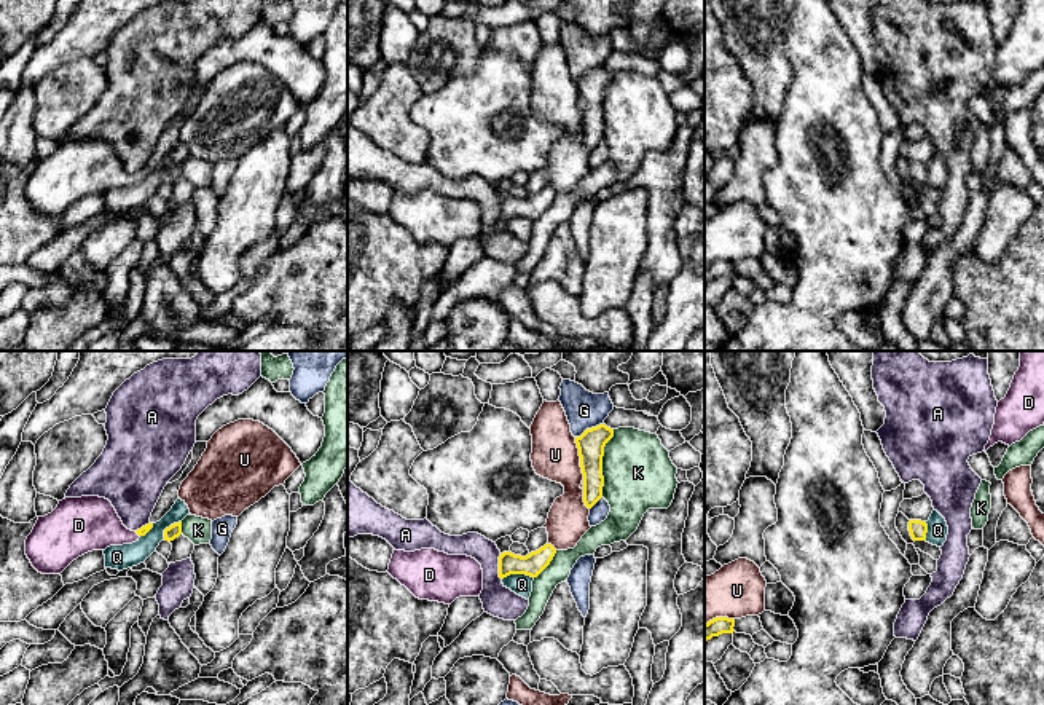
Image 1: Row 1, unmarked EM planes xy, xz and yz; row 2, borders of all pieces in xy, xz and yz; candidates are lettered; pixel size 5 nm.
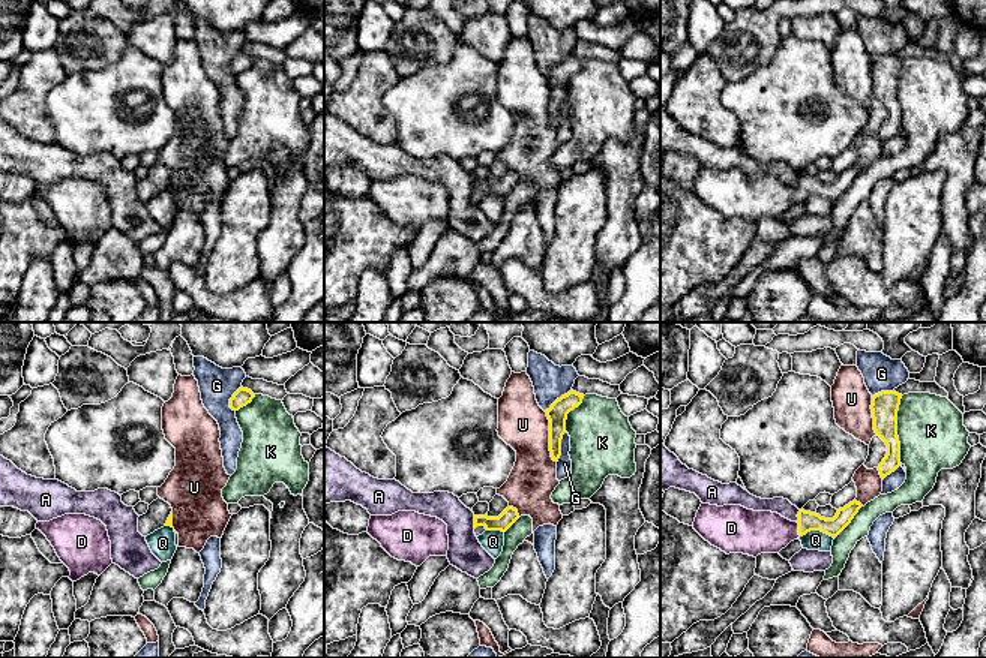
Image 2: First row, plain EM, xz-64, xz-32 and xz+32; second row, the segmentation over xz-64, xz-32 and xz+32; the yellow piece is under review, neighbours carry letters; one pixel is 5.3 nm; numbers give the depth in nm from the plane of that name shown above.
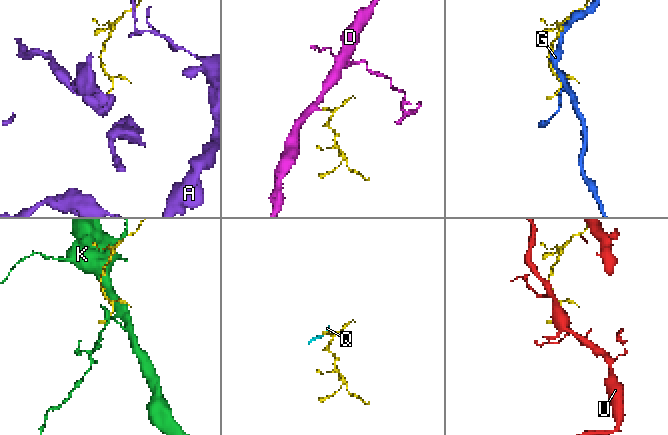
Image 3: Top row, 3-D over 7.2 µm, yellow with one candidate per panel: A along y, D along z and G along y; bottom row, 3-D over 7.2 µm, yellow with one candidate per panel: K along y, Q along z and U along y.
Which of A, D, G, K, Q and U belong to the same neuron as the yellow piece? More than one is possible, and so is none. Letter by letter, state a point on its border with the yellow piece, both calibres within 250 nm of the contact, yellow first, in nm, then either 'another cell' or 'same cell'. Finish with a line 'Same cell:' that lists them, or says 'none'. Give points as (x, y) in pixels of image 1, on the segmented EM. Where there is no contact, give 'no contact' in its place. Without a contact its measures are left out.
A: meets yellow in xz at (499, 567); 110 nm thick on the yellow side, 160 nm on the other; another cell
D: meets yellow in xy at (137, 533); 50 nm thick on the yellow side, 280 nm on the other; same cell
G: meets yellow in xz at (588, 429); 140 nm thick on the yellow side, 190 nm on the other; another cell
K: meets yellow in xz at (601, 463); 140 nm thick on the yellow side, 360 nm on the other; another cell
Q: meets yellow in xz at (517, 573); 110 nm thick on the yellow side, 110 nm on the other; another cell
U: meets yellow in xz at (580, 458); 140 nm thick on the yellow side, 240 nm on the other; another cell
Same cell: D

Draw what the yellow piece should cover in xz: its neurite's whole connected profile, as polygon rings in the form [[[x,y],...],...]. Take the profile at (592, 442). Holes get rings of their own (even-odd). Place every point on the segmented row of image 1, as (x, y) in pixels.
[[[606,424],[587,429],[575,443],[583,474],[583,502],[591,509],[602,498],[602,456],[606,443],[614,437],[614,429]]]

